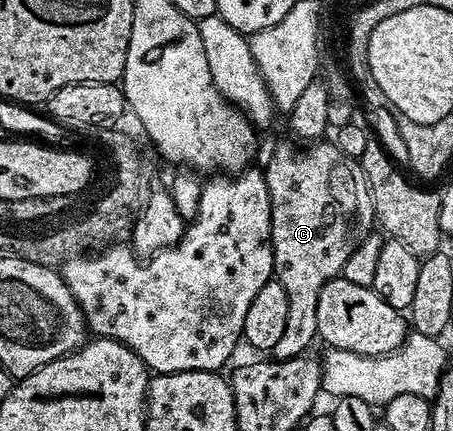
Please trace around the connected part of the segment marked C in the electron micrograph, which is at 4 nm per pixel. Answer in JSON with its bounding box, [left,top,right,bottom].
[264,142,376,360]

